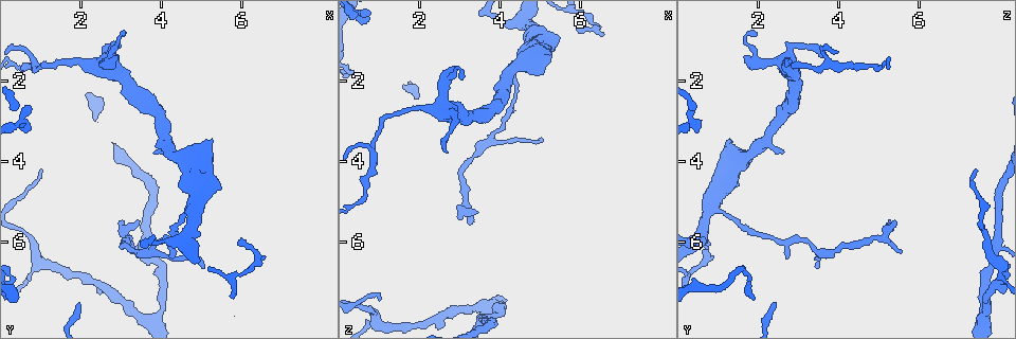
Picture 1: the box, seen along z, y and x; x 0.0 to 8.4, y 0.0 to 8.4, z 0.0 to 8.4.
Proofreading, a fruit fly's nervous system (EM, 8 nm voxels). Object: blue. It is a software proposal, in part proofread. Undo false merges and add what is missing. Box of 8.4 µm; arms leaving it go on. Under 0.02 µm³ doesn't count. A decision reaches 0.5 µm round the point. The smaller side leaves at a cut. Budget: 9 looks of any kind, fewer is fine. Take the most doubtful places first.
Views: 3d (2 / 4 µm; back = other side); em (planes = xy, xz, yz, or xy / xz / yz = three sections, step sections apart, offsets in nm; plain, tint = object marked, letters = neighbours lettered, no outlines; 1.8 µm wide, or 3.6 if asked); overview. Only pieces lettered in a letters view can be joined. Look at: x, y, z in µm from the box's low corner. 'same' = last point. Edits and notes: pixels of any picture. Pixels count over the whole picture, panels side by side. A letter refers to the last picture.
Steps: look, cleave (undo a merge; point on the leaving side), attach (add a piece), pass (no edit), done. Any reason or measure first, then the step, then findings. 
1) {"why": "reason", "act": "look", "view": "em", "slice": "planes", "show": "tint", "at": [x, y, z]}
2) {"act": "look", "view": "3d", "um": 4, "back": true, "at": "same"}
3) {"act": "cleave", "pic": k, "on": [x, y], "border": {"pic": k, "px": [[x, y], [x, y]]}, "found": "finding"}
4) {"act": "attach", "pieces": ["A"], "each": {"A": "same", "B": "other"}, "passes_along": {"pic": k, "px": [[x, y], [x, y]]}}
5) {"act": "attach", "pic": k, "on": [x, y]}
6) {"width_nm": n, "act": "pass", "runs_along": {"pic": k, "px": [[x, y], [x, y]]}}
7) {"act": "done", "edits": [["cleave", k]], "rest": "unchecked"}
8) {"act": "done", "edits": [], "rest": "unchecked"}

{"why": "tapers out", "act": "look", "view": "3d", "um": 4, "at": [3.00, 0.85, 1.95]}

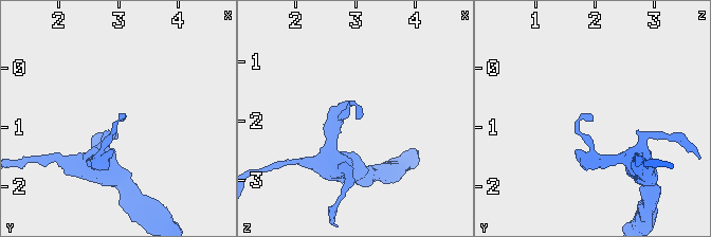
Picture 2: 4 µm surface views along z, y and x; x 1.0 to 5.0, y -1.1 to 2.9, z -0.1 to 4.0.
{"act": "look", "view": "em", "slice": "xy", "step": 16, "show": "tint", "at": [3.00, 0.90, 1.95]}

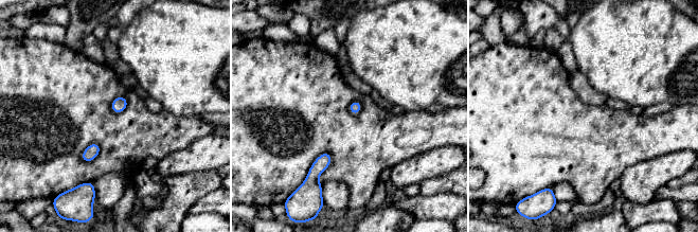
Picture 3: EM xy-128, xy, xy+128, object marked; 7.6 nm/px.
{"act": "look", "view": "em", "slice": "planes", "show": "letters", "at": "same"}

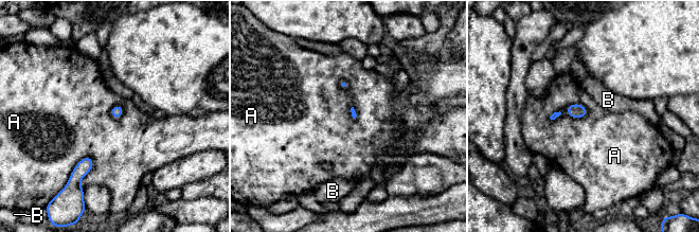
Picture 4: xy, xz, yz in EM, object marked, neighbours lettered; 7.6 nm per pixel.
{"act": "pass", "each": {"A": "other", "B": "other"}, "border": {"pic": 4, "px": [[93, 159], [84, 157], [68, 178]]}, "found": "none of them fits"}

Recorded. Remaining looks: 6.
{"act": "look", "view": "em", "um": 3.6, "slice": "xy", "step": 16, "show": "letters", "at": [3.40, 5.55, 5.30]}

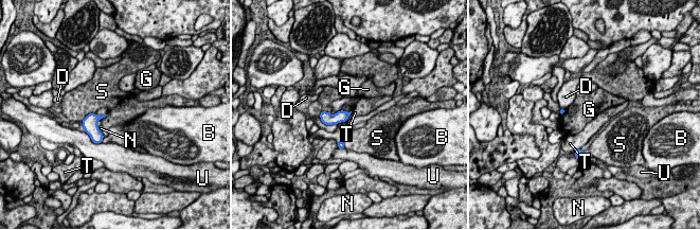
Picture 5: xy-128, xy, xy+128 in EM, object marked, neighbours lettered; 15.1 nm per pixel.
{"act": "pass", "each": {"B": "other", "D": "other", "G": "other", "N": "other", "S": "other", "T": "other", "U": "other"}, "border": {"pic": 5, "px": [[343, 110], [351, 111]]}, "found": "none of them fits"}

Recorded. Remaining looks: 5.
{"act": "look", "view": "em", "um": 3.6, "slice": "planes", "show": "tint", "at": [4.95, 4.35, 1.20]}

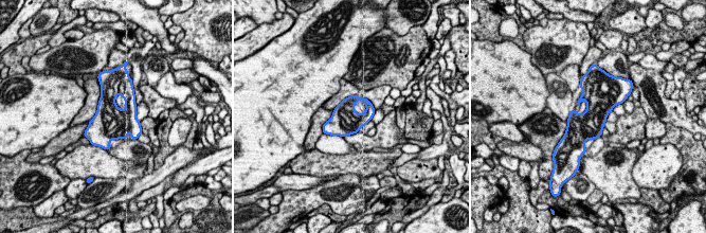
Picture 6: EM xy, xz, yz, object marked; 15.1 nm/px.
{"why": "see the neighbours", "act": "look", "view": "em", "um": 3.6, "slice": "planes", "show": "letters", "at": "same"}

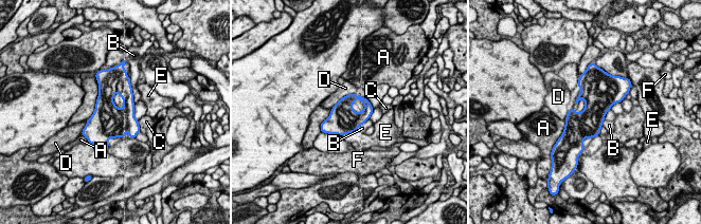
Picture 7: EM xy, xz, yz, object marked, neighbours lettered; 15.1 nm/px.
{"act": "pass", "each": {"A": "other", "B": "other", "C": "other", "D": "other", "E": "other", "F": "other"}, "border": {"pic": 7, "px": [[129, 82], [135, 103]]}, "found": "continuous, no second neuron"}

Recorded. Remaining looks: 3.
{"why": "thin end", "act": "look", "view": "3d", "um": 4, "at": [1.00, 4.25, 7.45]}

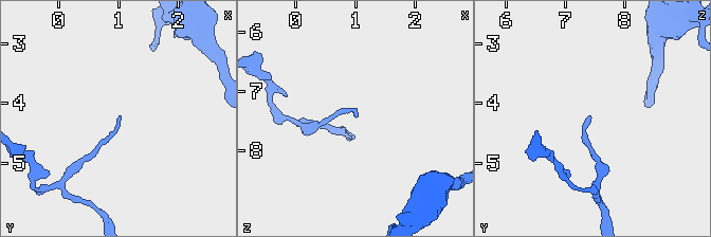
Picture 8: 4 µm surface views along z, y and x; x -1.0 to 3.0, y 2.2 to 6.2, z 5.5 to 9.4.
{"why": "shape alone is not enough", "act": "look", "view": "em", "slice": "planes", "show": "letters", "at": [1.00, 4.15, 7.40]}

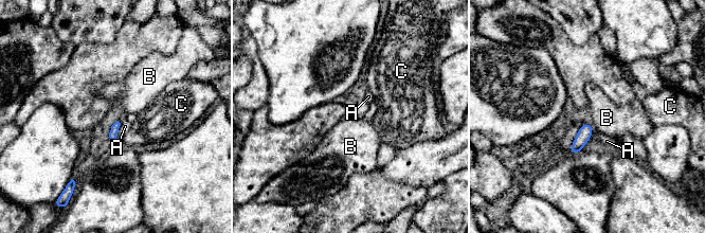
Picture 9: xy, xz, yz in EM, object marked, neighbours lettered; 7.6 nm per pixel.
{"width_nm": 70, "act": "pass", "each": {"A": "other", "B": "other", "C": "other"}, "border": {"pic": 9, "px": [[591, 123], [594, 128]]}, "found": "none of them fits"}

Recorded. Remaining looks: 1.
{"act": "done", "edits": [], "rest": "unchecked"}

